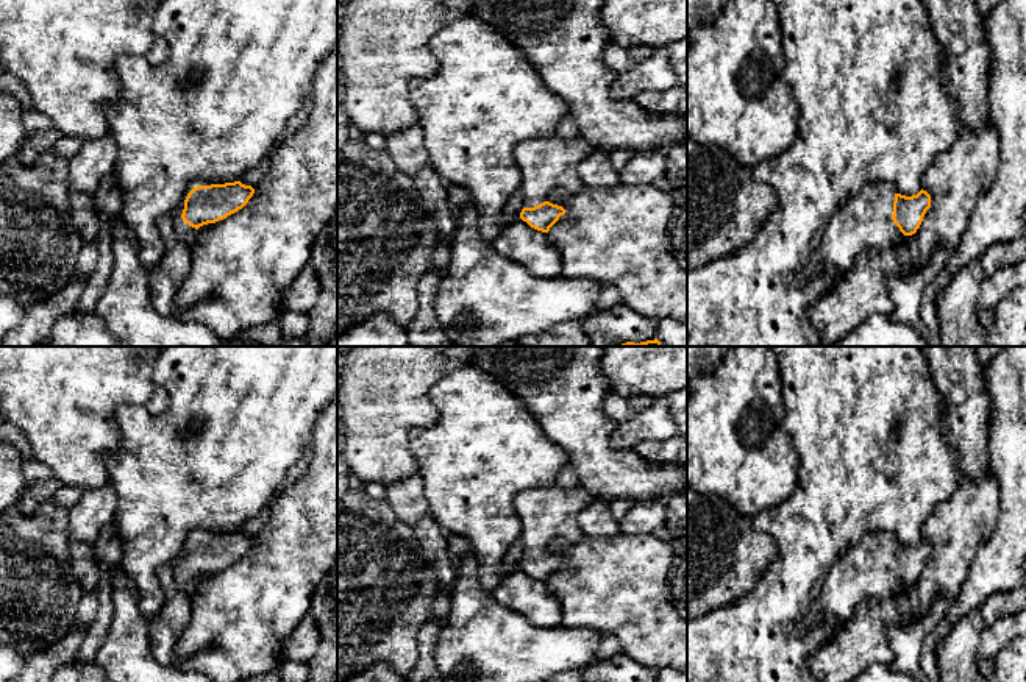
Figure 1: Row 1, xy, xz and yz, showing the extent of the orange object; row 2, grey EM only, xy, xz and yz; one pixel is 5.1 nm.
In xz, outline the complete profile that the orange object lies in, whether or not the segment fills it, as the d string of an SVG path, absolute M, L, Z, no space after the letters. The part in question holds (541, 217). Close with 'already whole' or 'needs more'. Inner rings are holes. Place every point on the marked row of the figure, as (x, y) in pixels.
M547 136L523 140L514 150L514 159L523 176L520 195L523 209L520 218L531 228L548 233L550 228L565 214L562 206L548 201L553 190L576 194L586 187L579 178L579 164L595 151L581 136L562 139Z | needs more

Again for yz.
M889 183L867 184L831 217L817 251L800 268L800 279L828 267L853 272L864 251L882 251L915 234L929 208L931 195L923 189L906 197Z | needs more

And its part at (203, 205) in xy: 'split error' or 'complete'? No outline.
split error

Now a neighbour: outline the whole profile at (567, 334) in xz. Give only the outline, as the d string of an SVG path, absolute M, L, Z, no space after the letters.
M568 321L539 336L526 334L518 339L525 346L590 346L582 321Z

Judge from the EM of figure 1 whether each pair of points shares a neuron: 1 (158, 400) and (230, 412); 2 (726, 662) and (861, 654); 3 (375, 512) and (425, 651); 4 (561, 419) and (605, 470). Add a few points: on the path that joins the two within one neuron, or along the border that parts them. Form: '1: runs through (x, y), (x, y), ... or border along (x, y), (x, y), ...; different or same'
1: border along (150, 370), (169, 397), (169, 404), (160, 414); different
2: border along (837, 632), (809, 659), (808, 665); different
3: border along (431, 615), (419, 631), (417, 662), (414, 665); different
4: runs through (573, 431), (587, 445), (592, 458); same

